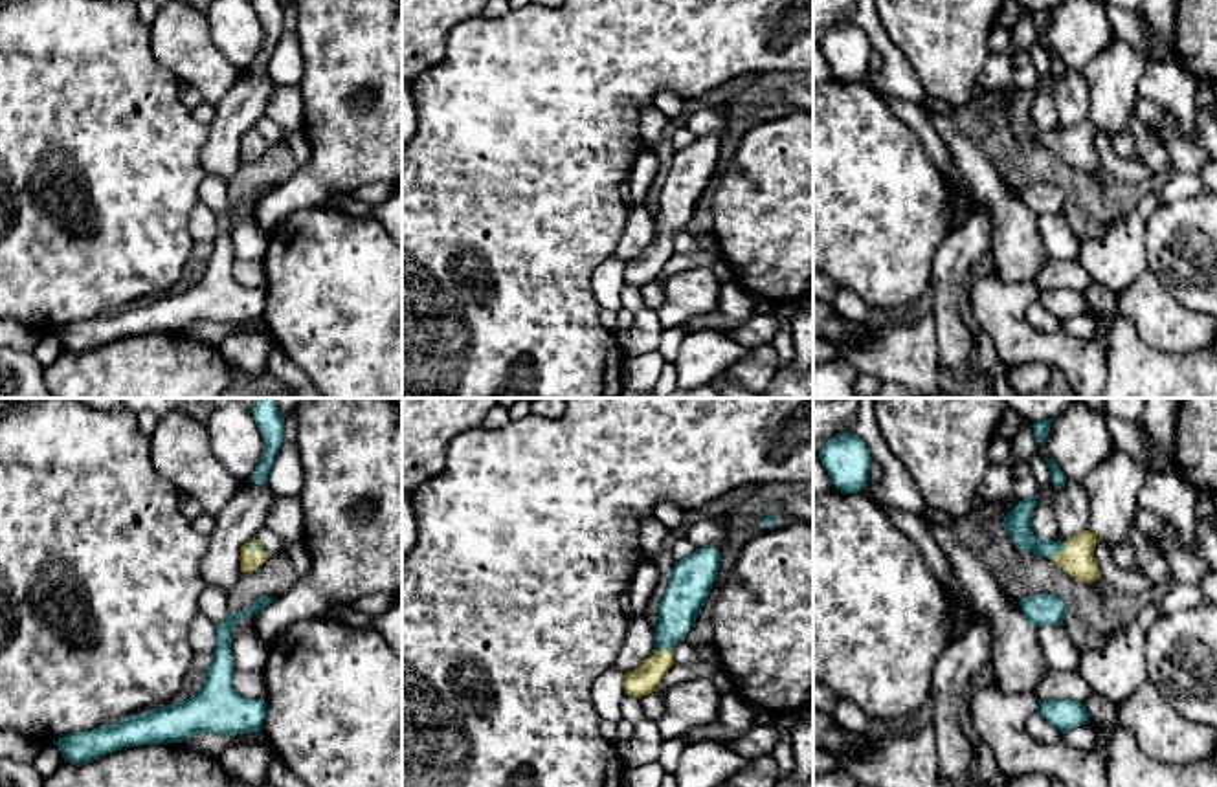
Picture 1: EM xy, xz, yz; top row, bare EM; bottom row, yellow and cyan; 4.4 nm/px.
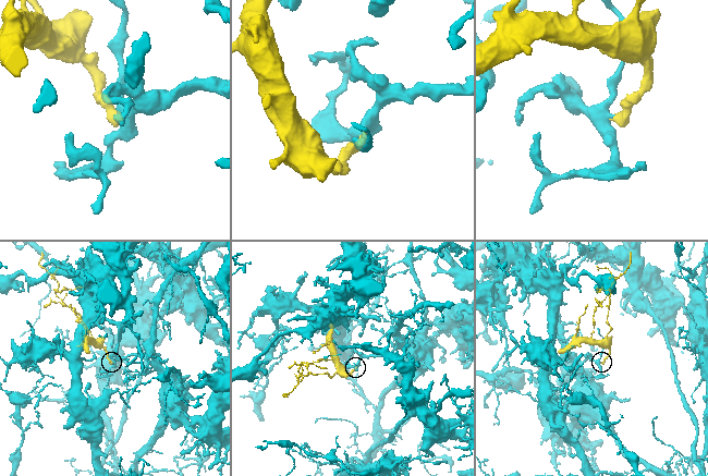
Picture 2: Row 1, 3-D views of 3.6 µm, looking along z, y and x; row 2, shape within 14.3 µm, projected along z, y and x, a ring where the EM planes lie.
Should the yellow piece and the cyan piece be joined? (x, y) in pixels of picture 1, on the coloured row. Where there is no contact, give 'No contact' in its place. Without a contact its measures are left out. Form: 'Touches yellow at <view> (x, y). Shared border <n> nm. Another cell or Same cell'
Touches yellow at yz (1060, 551). Shared border 110 nm. Same cell

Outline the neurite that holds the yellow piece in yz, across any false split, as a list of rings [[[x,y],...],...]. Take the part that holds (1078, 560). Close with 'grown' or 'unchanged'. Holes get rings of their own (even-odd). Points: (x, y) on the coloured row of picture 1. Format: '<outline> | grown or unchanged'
[[[1037,495],[1019,501],[1019,504],[1004,517],[1004,530],[1013,539],[1021,552],[1033,552],[1054,561],[1070,578],[1083,583],[1092,583],[1101,578],[1094,558],[1094,549],[1100,543],[1098,536],[1085,530],[1066,541],[1043,541],[1032,532],[1032,512],[1037,504]]] | grown

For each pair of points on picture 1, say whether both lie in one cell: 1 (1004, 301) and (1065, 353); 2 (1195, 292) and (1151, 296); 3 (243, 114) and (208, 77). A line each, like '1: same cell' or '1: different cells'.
1: same cell
2: different cells
3: different cells

